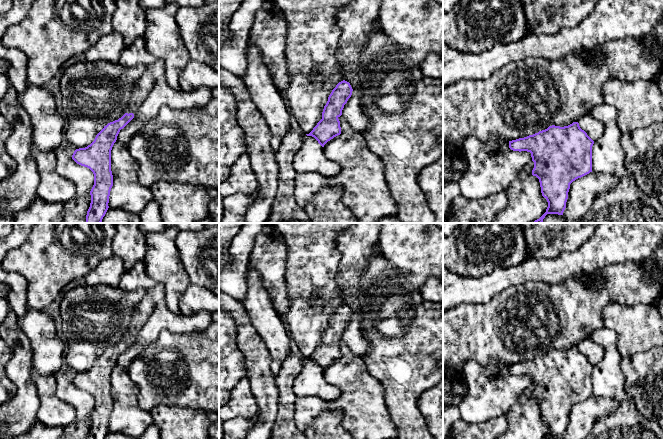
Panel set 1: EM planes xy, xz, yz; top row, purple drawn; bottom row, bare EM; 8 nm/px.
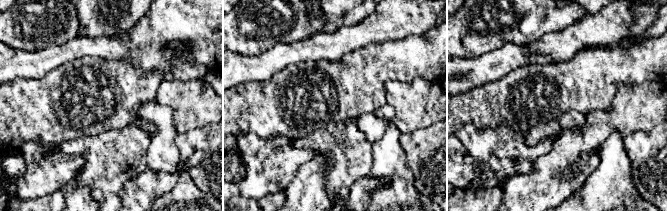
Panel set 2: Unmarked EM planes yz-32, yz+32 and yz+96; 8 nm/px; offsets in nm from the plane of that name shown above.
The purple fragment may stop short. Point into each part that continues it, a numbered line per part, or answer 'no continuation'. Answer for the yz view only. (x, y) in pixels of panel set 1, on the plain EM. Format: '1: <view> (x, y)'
no continuation

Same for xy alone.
1: xy (145, 307)

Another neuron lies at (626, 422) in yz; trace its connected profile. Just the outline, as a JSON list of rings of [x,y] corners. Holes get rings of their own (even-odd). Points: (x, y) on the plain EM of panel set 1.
[[[608,326],[595,329],[586,338],[601,346],[604,350],[601,361],[592,370],[592,396],[595,398],[610,398],[619,402],[617,409],[599,418],[591,433],[585,439],[663,439],[663,429],[655,418],[644,417],[636,408],[631,395],[625,389],[625,379],[619,366],[621,356],[617,350],[617,336]]]

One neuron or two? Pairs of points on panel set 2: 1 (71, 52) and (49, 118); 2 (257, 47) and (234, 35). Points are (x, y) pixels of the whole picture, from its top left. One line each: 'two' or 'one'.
1: two
2: one

